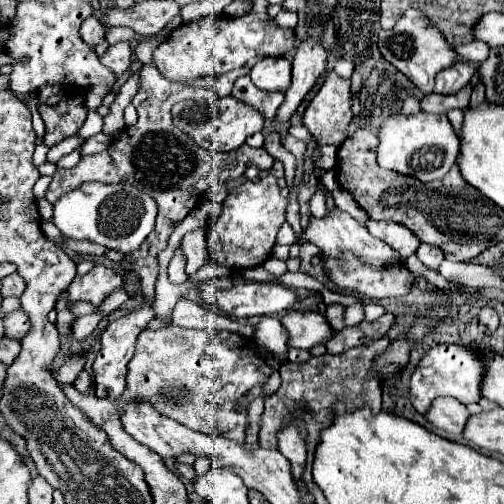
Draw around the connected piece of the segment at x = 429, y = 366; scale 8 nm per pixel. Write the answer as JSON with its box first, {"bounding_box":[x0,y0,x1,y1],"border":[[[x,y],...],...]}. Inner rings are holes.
{"bounding_box":[411,344,485,414],"border":[[[439,344],[433,346],[417,364],[411,376],[411,402],[413,406],[425,414],[431,408],[431,402],[439,396],[453,396],[463,404],[479,402],[481,398],[481,382],[485,378],[485,354],[479,348],[465,344]]]}

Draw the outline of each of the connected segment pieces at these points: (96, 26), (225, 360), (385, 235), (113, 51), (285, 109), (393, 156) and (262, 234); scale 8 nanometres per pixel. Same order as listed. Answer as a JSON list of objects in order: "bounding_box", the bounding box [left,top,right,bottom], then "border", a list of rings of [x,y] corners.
[{"bounding_box":[81,18,105,46],"border":[[[87,18],[83,24],[81,24],[81,38],[89,44],[89,46],[97,46],[97,44],[101,44],[103,42],[103,36],[105,36],[105,32],[103,32],[103,26],[101,26],[101,22],[97,20],[97,18]]]},{"bounding_box":[123,324,271,442],"border":[[[171,324],[161,330],[143,330],[137,338],[135,356],[129,362],[129,382],[123,398],[149,400],[163,416],[185,424],[203,434],[221,434],[229,440],[243,442],[247,428],[247,412],[237,412],[235,404],[257,384],[267,382],[271,366],[255,352],[255,342],[227,330],[195,330]]]},{"bounding_box":[367,220,419,258],"border":[[[371,220],[369,224],[367,224],[367,230],[375,236],[375,238],[379,238],[379,240],[383,240],[383,242],[387,242],[389,246],[393,246],[403,258],[409,258],[409,256],[413,256],[415,254],[415,250],[419,248],[419,240],[405,228],[405,226],[401,226],[401,224],[391,224],[391,222],[375,222],[375,220]]]},{"bounding_box":[101,42,131,76],"border":[[[129,42],[111,44],[103,52],[101,62],[103,62],[103,66],[109,66],[117,76],[121,76],[131,66],[131,46],[129,46]]]},{"bounding_box":[277,24,327,120],"border":[[[323,24],[313,28],[313,34],[299,44],[295,58],[293,58],[293,80],[289,90],[285,92],[285,102],[277,110],[277,120],[291,120],[297,112],[299,104],[307,96],[307,92],[317,84],[319,76],[325,72],[327,66],[327,52],[321,46]]]},{"bounding_box":[377,112,459,182],"border":[[[417,112],[413,116],[391,116],[385,120],[379,132],[377,162],[381,168],[395,170],[399,174],[413,176],[421,182],[441,180],[459,156],[459,136],[455,134],[449,118],[445,114]]]},{"bounding_box":[207,174,289,268],"border":[[[267,174],[259,182],[243,182],[231,196],[227,196],[221,214],[213,226],[207,228],[209,262],[225,264],[227,268],[253,268],[259,266],[273,251],[279,229],[285,222],[289,198],[283,198],[277,180]]]}]

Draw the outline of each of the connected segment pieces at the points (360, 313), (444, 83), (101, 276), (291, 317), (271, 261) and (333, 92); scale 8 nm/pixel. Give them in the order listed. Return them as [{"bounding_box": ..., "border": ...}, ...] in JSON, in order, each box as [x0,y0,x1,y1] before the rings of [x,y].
[{"bounding_box":[345,304,365,326],"border":[[[353,304],[353,306],[347,306],[347,308],[345,308],[345,324],[347,324],[347,326],[359,324],[363,318],[365,318],[363,304]]]},{"bounding_box":[435,62,475,94],"border":[[[457,62],[445,70],[441,70],[435,78],[435,92],[439,94],[455,94],[463,86],[469,84],[471,76],[475,74],[475,66],[469,62]]]},{"bounding_box":[67,264,125,306],"border":[[[97,264],[85,276],[75,276],[71,286],[67,288],[67,304],[75,300],[87,300],[97,306],[111,290],[123,286],[125,280],[109,266]]]},{"bounding_box":[281,310,335,350],"border":[[[293,310],[293,312],[287,312],[281,318],[281,322],[289,332],[289,346],[293,348],[311,350],[313,346],[325,344],[335,336],[327,318],[319,312]]]},{"bounding_box":[262,256,287,276],"border":[[[270,256],[262,265],[265,270],[270,270],[269,273],[280,276],[287,271],[287,265],[285,261],[277,259],[275,256]]]},{"bounding_box":[303,72,353,146],"border":[[[329,72],[321,90],[305,110],[303,124],[317,138],[317,146],[339,146],[349,136],[349,124],[353,120],[349,80]]]}]

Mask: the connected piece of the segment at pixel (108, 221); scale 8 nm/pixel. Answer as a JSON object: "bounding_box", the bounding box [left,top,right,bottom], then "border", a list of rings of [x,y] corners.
{"bounding_box":[53,182,157,254],"border":[[[85,182],[77,190],[71,190],[63,198],[59,198],[59,202],[53,206],[53,224],[61,230],[61,234],[65,238],[71,238],[71,240],[89,240],[89,242],[105,246],[109,250],[117,250],[117,252],[127,254],[127,252],[137,250],[141,246],[141,242],[153,232],[155,214],[157,214],[155,200],[149,198],[149,194],[143,194],[141,190],[133,188],[131,184]]]}

